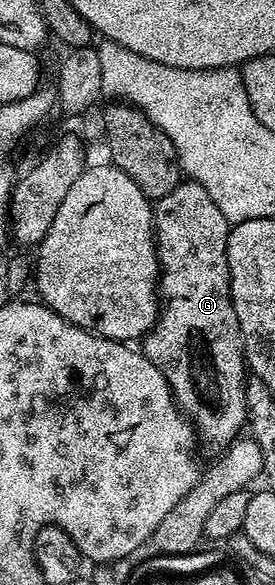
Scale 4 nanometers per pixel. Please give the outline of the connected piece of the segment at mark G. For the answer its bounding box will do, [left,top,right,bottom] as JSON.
[142,180,250,448]

